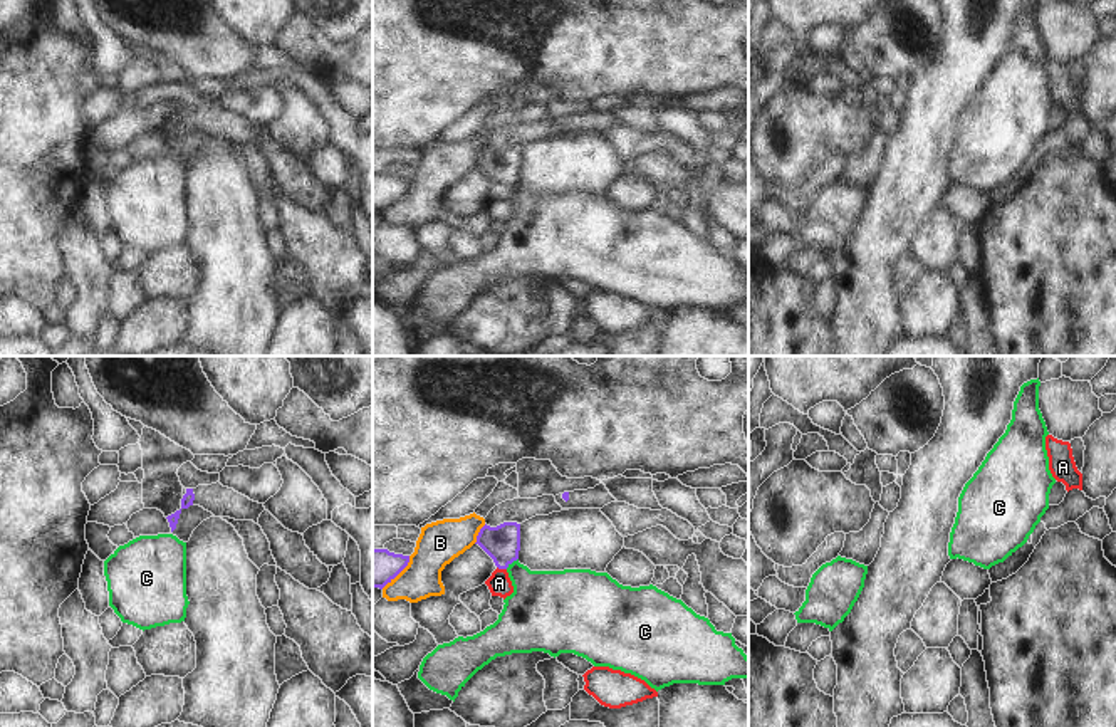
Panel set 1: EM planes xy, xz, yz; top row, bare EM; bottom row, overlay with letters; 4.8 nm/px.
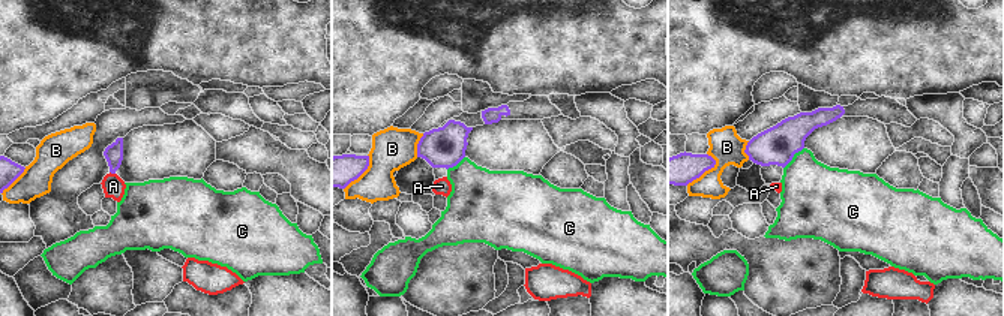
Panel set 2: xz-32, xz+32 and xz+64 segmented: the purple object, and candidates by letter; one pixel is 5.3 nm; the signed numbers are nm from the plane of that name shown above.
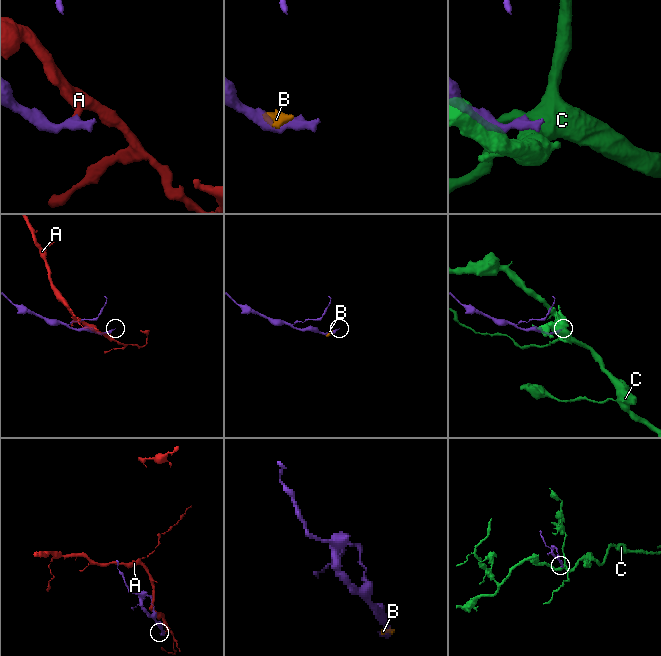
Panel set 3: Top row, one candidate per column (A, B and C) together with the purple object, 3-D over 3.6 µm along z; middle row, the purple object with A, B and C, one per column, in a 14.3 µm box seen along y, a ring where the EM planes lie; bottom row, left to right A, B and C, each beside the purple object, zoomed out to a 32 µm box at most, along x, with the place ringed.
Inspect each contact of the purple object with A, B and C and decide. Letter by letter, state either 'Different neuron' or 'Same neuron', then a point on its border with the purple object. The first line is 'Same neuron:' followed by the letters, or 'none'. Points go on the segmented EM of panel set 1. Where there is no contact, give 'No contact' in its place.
Same neuron: none
A: Different neuron. Touches purple at xz (502, 568)
B: Different neuron. Touches purple at xz (479, 534)
C: Different neuron. Touches purple at xz (511, 563).

